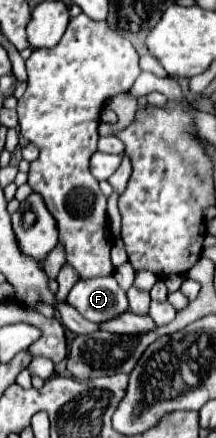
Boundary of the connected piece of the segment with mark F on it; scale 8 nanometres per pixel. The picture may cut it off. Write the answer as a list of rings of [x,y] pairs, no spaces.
[[[112,275],[78,281],[68,295],[68,303],[82,317],[98,325],[128,311],[126,291],[120,289]]]

